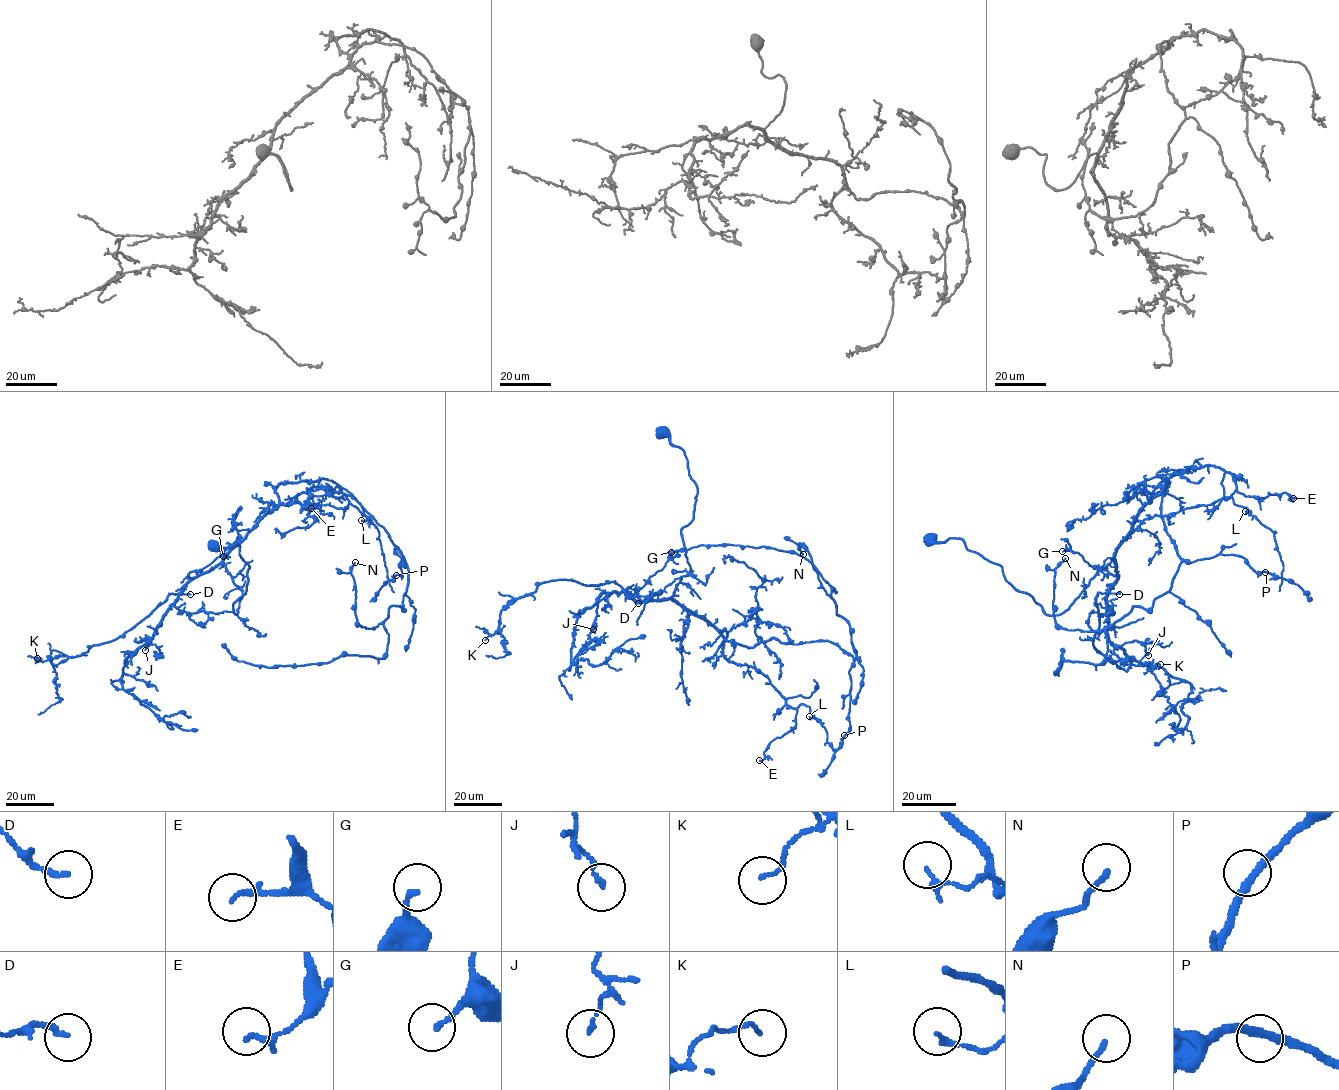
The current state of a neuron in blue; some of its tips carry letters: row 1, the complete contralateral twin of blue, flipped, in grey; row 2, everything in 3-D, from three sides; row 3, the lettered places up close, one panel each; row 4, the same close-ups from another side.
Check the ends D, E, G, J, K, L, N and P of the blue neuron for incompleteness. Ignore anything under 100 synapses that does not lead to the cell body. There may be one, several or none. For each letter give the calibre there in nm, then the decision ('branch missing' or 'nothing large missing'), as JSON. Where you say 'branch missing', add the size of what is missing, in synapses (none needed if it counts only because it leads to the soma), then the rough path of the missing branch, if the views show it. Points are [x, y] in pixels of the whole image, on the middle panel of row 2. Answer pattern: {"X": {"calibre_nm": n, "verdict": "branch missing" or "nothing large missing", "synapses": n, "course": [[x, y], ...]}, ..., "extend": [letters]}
{"D": {"calibre_nm": 150, "verdict": "nothing large missing"}, "E": {"calibre_nm": 200, "verdict": "nothing large missing"}, "G": {"calibre_nm": 140, "verdict": "nothing large missing"}, "J": {"calibre_nm": 120, "verdict": "nothing large missing"}, "K": {"calibre_nm": 100, "verdict": "nothing large missing"}, "L": {"calibre_nm": 180, "verdict": "nothing large missing"}, "N": {"calibre_nm": 170, "verdict": "nothing large missing"}, "P": {"calibre_nm": 240, "verdict": "nothing large missing"}, "extend": []}

